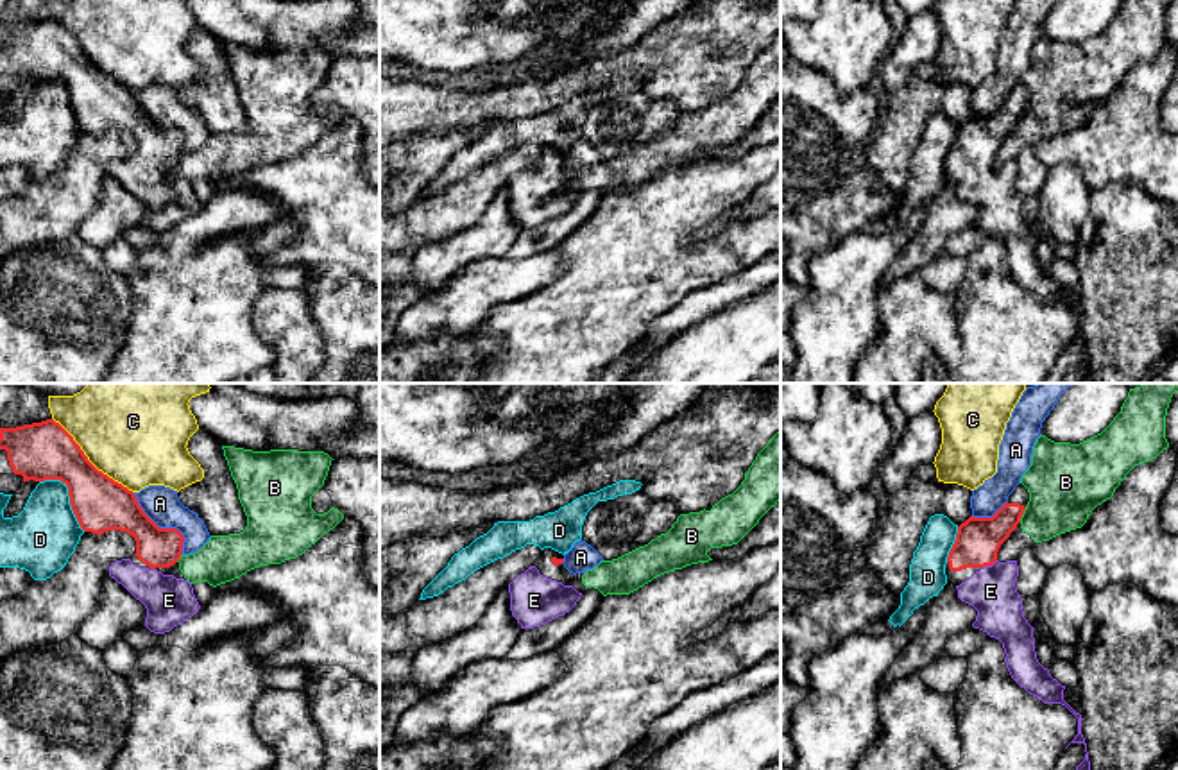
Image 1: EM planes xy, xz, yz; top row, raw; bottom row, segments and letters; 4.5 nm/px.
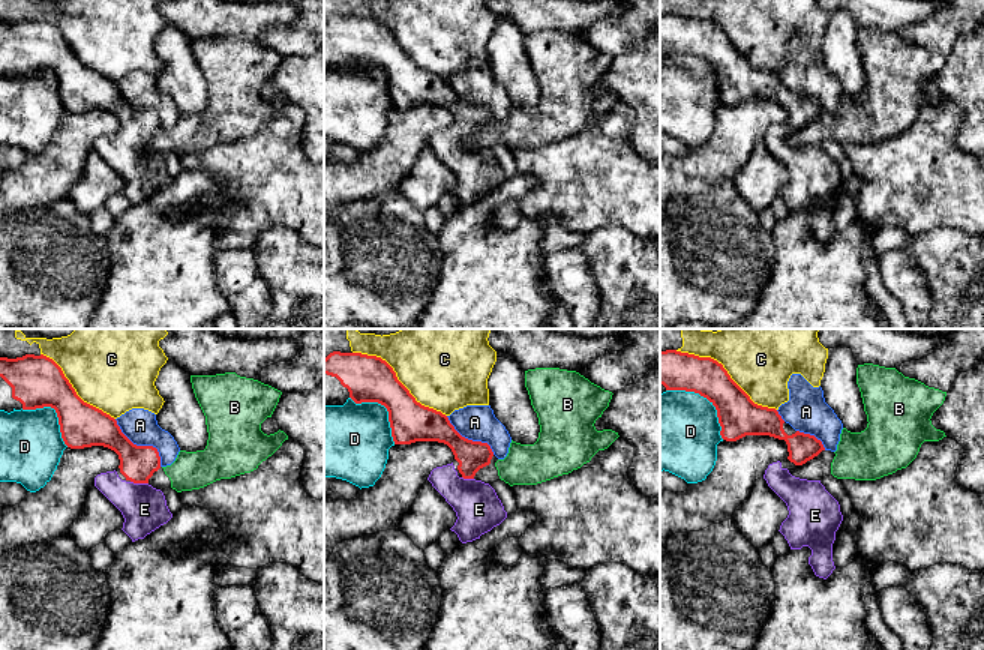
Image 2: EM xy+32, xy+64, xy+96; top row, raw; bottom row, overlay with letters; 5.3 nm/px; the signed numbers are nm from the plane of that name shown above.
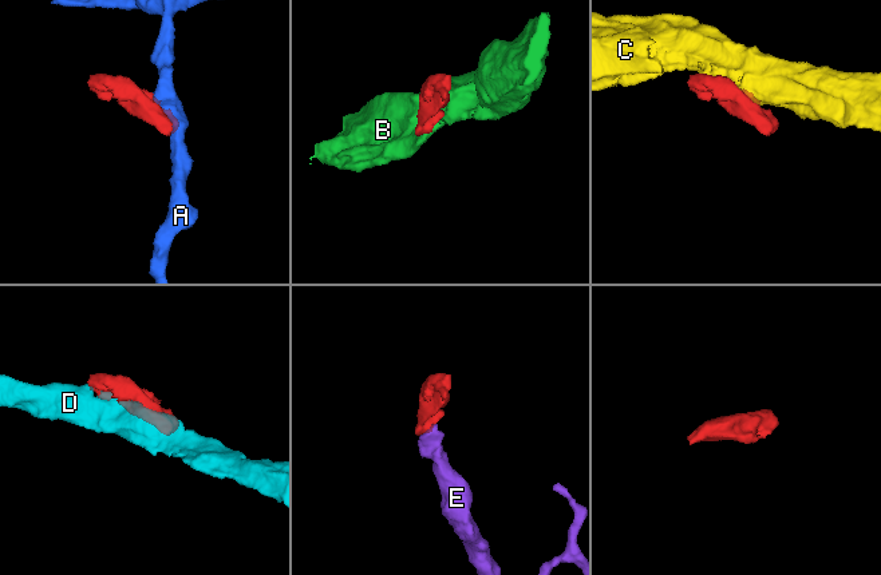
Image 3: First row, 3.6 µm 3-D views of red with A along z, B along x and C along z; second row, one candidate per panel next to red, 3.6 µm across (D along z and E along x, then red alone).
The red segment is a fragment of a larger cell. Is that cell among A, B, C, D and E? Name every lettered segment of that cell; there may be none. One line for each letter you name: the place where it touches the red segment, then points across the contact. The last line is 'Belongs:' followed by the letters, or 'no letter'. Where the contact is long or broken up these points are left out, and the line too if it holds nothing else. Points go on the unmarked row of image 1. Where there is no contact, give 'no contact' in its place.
E: yz (989, 163) | across yz (978, 138), (978, 147), (989, 163), (990, 190)
Belongs: E

